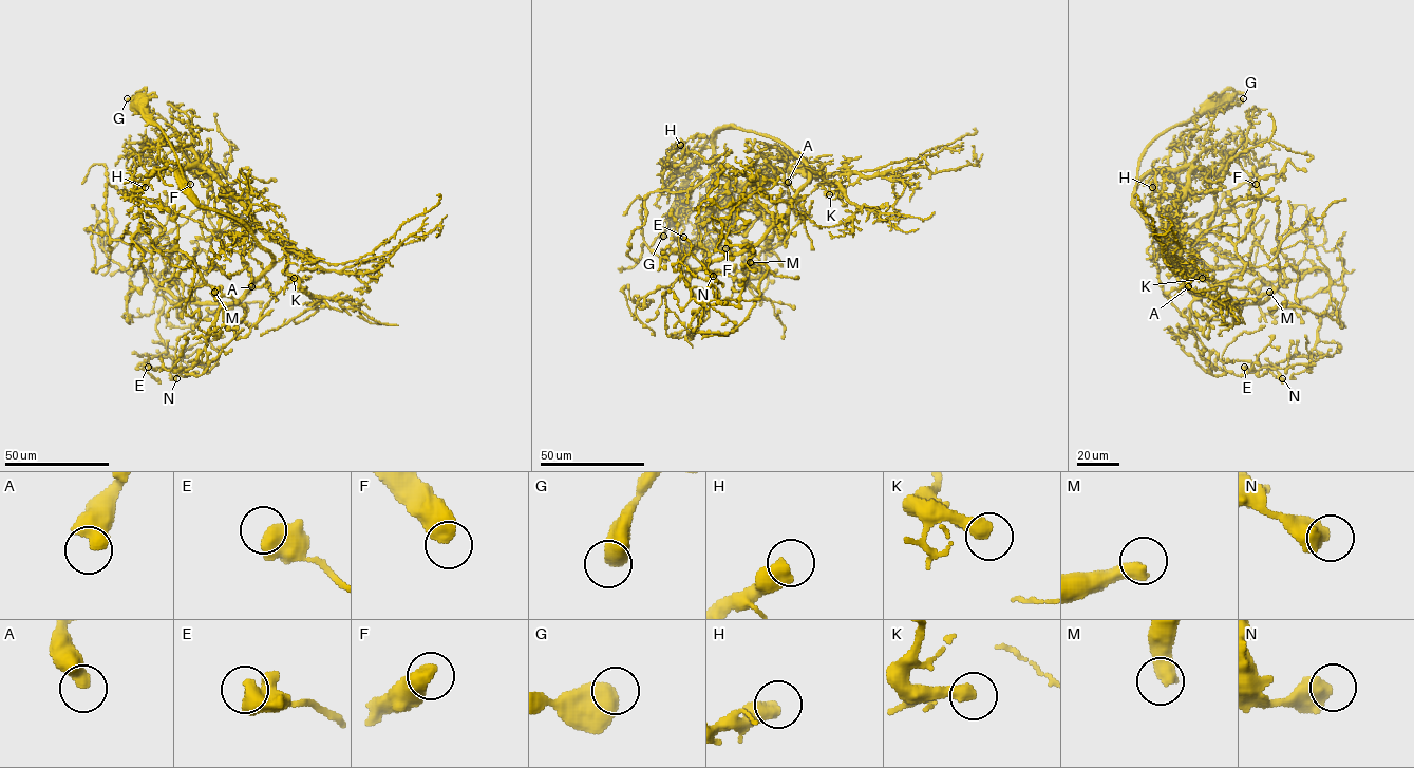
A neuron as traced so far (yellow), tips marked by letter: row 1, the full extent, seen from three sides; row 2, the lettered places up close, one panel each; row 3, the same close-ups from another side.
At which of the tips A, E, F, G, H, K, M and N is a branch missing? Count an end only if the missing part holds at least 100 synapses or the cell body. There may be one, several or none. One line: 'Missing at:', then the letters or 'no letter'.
Missing at: M

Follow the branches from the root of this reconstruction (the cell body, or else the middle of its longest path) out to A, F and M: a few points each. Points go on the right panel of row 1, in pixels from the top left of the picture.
A: (1215, 106), (1137, 172), (1164, 247), (1217, 281), (1243, 261), (1202, 230), (1176, 261), (1188, 286)
F: (1215, 106), (1148, 146), (1134, 205), (1164, 247), (1226, 280), (1262, 195), (1254, 169), (1256, 184)
M: (1215, 106), (1162, 132), (1148, 146), (1139, 161), (1134, 205), (1164, 247), (1233, 301), (1251, 303), (1269, 292)

